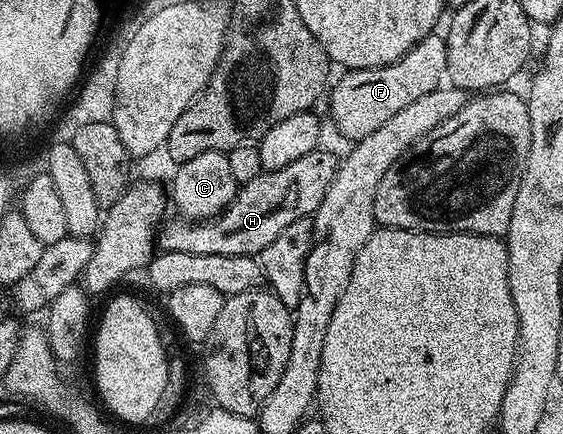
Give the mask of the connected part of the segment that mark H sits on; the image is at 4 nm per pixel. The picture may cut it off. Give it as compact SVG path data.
M316 149L313 153L305 153L305 157L297 157L297 161L285 165L285 169L264 170L253 177L253 181L242 184L231 204L212 219L192 221L182 217L168 218L159 229L158 250L258 256L265 245L275 240L288 225L293 225L293 221L314 216L321 201L325 201L325 193L329 193L329 185L338 167L339 159L333 153Z

